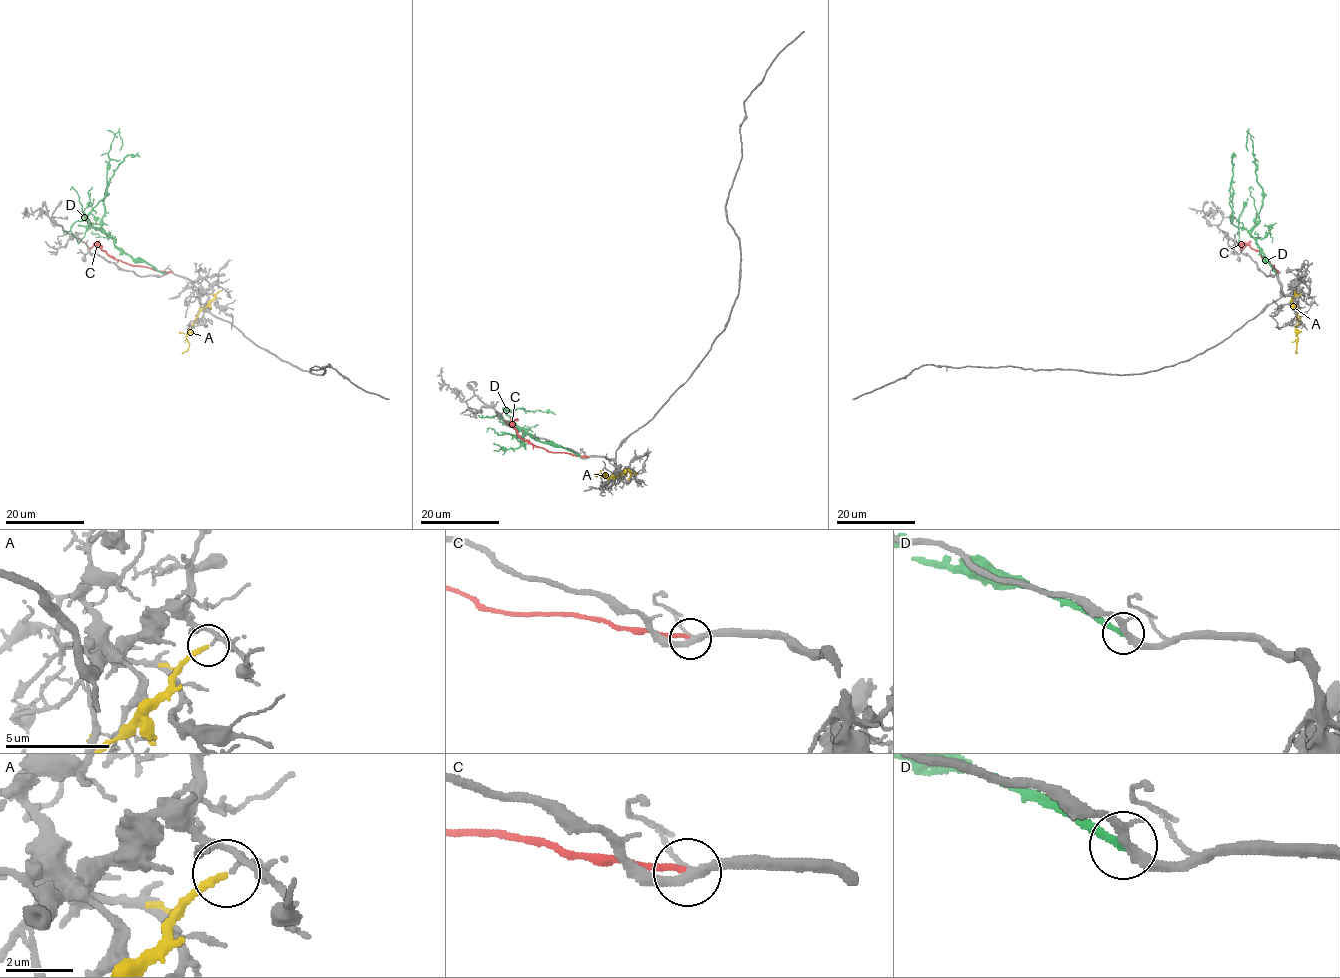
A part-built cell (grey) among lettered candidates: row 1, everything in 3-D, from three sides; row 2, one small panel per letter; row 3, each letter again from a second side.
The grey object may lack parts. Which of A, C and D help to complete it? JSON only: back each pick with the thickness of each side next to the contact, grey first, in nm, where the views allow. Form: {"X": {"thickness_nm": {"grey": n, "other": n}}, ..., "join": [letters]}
{"join": []}

